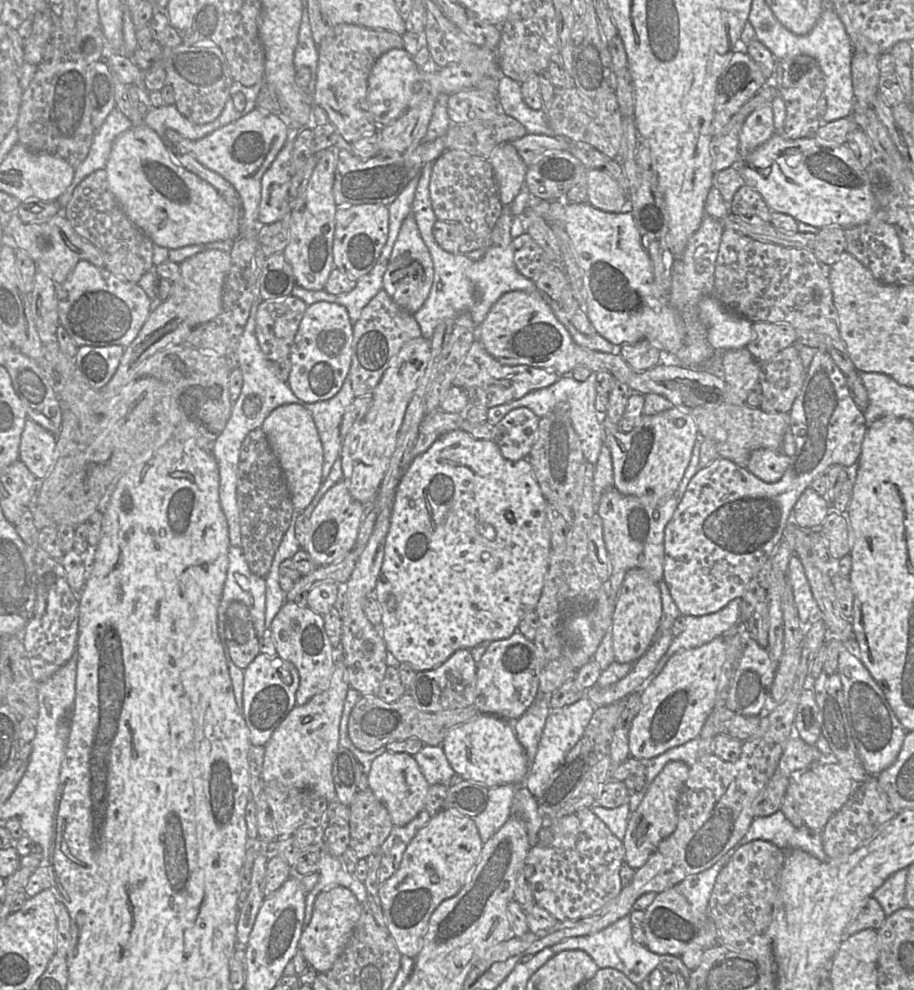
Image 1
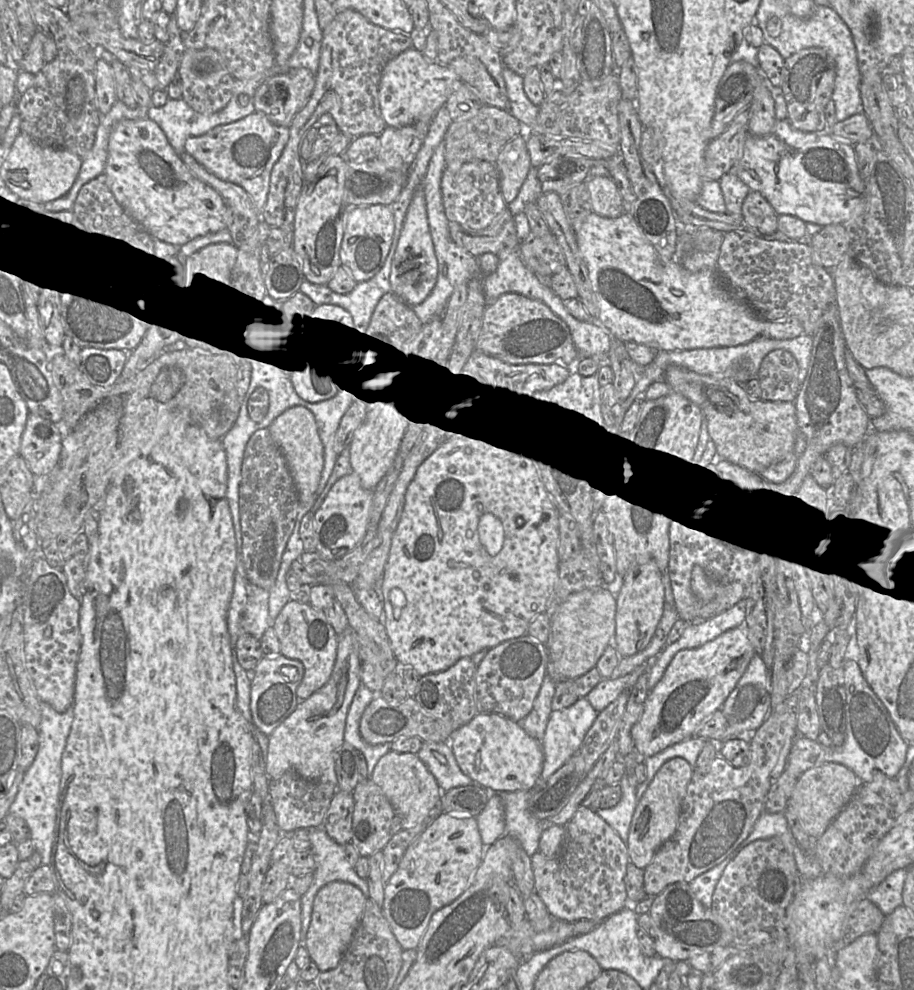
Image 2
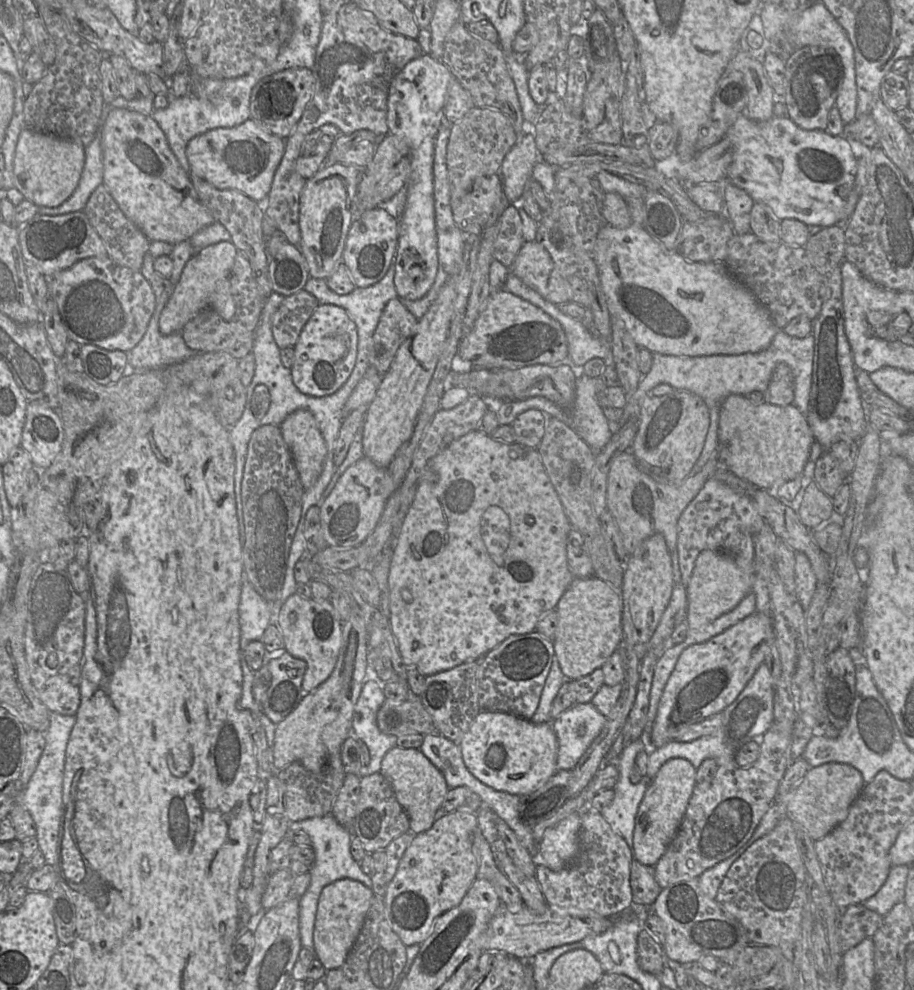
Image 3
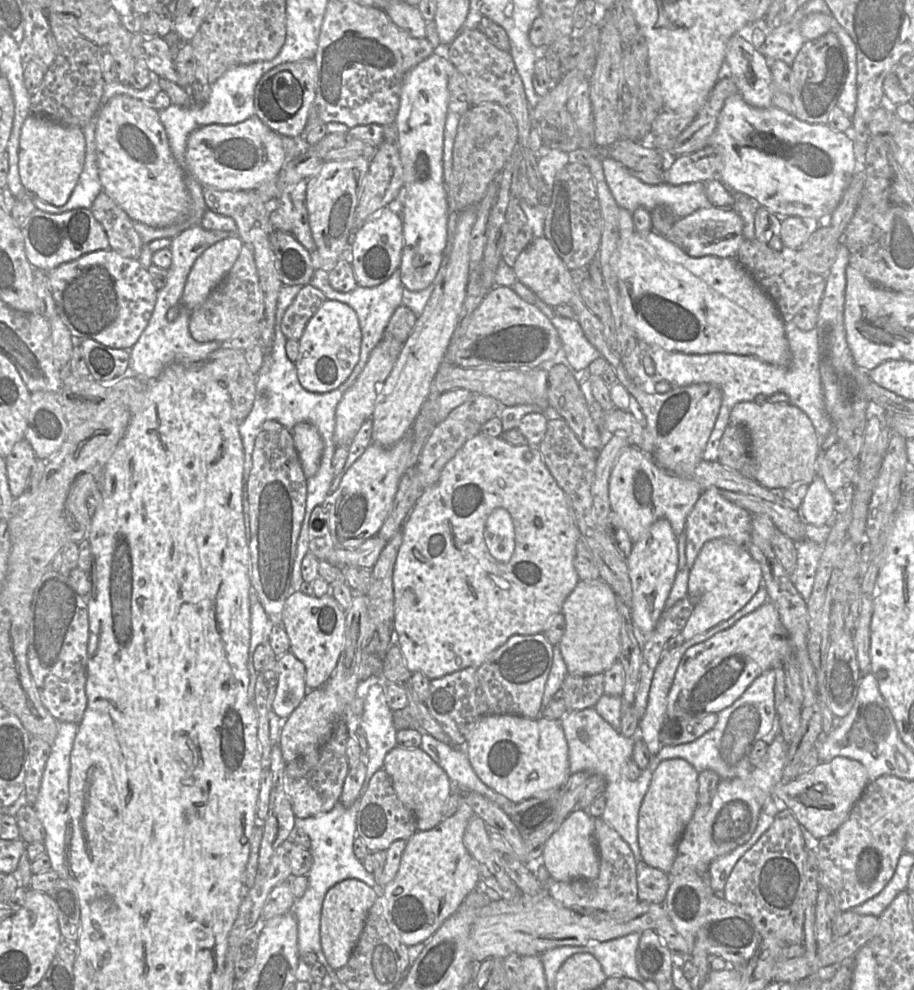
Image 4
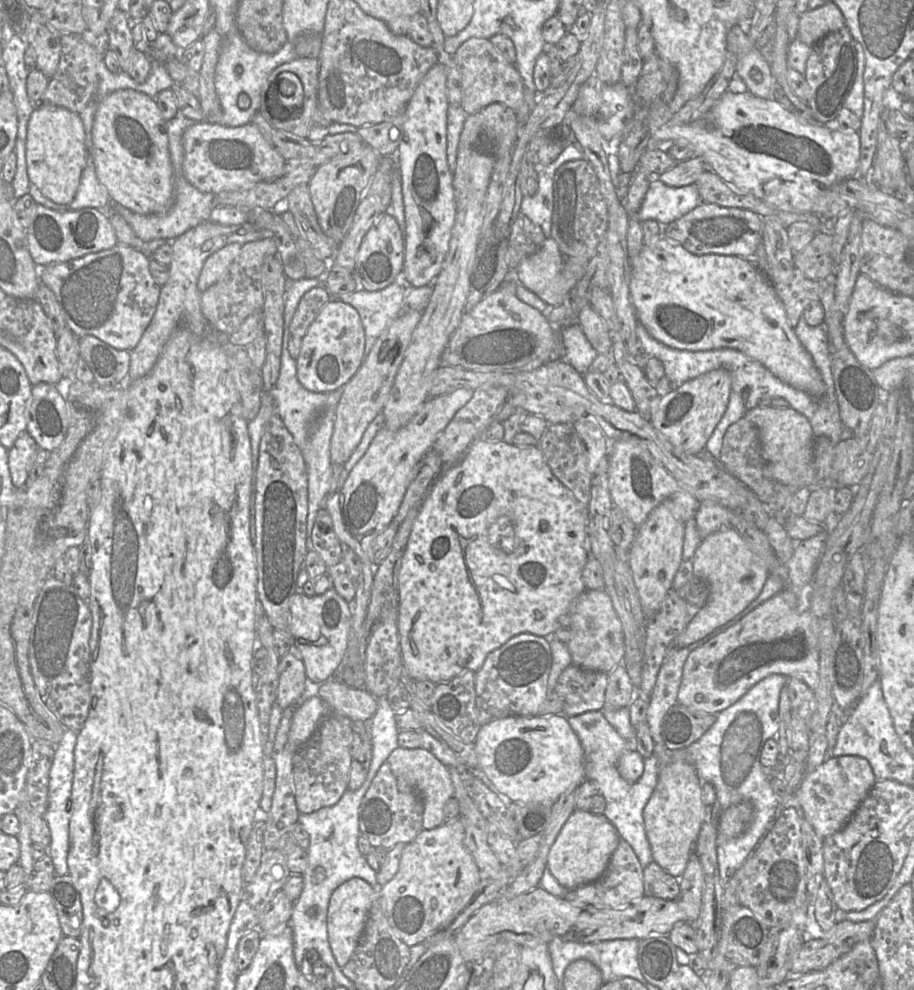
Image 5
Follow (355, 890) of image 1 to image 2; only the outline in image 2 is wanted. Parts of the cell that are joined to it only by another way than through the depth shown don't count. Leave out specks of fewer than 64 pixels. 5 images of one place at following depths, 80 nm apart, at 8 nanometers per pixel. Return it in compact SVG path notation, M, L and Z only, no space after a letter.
M323 827L309 829L309 837L316 855L316 869L313 881L307 892L301 896L302 926L301 945L305 944L306 936L311 924L314 899L318 891L333 881L350 883L359 888L366 899L370 898L366 879L358 876L345 856L345 846L332 840Z

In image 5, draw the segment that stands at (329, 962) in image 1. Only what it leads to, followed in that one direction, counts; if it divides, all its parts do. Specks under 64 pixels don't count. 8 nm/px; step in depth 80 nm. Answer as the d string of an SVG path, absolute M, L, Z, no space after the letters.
M359 877L345 881L331 895L327 913L328 940L333 956L340 968L347 964L359 942L376 895L380 895L379 888L372 887L367 881Z

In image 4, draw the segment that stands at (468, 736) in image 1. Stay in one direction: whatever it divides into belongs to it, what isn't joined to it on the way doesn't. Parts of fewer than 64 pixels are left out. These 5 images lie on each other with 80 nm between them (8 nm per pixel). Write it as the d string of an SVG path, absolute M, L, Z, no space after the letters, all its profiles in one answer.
M512 714L484 716L470 733L464 748L479 779L514 803L534 797L546 790L562 788L571 774L568 743L560 720L547 719L543 716L530 719Z

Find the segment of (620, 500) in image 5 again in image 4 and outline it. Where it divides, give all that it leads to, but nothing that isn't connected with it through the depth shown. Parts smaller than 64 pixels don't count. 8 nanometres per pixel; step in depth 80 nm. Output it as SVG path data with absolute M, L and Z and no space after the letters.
M629 445L617 459L609 478L609 501L631 541L637 542L659 519L667 519L678 538L685 530L686 519L702 493L700 484L692 478L681 478L660 467L639 448Z

